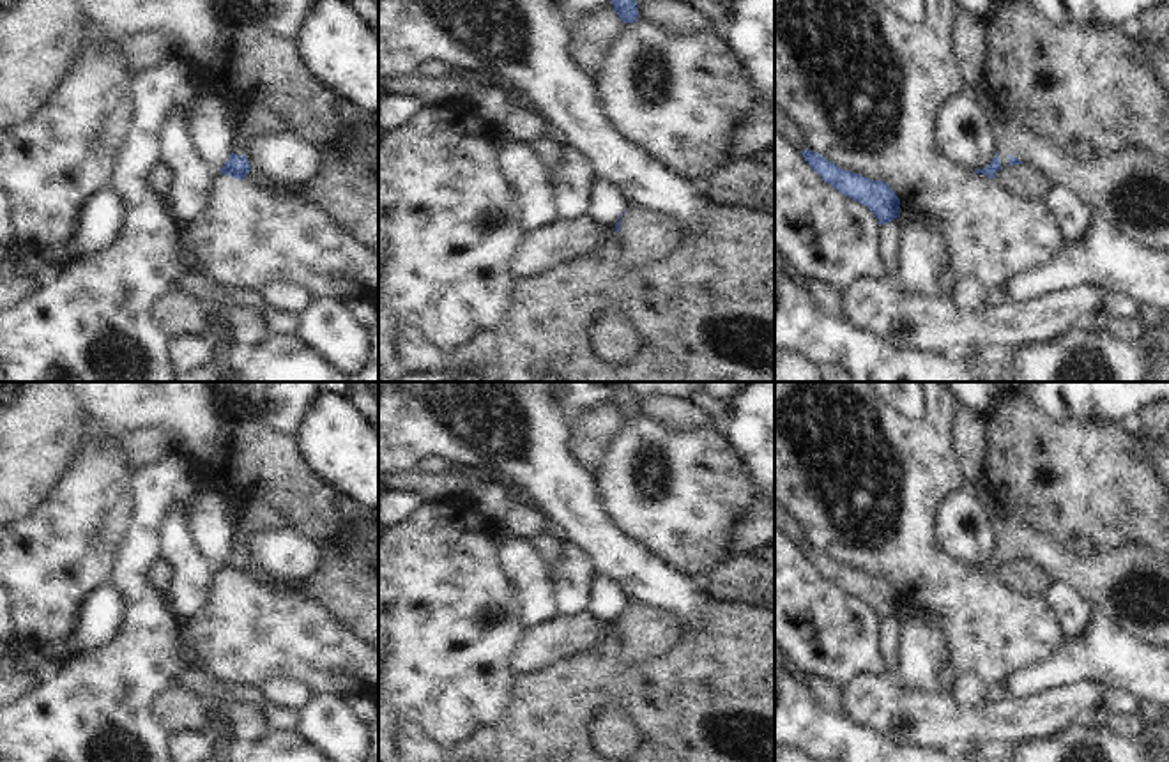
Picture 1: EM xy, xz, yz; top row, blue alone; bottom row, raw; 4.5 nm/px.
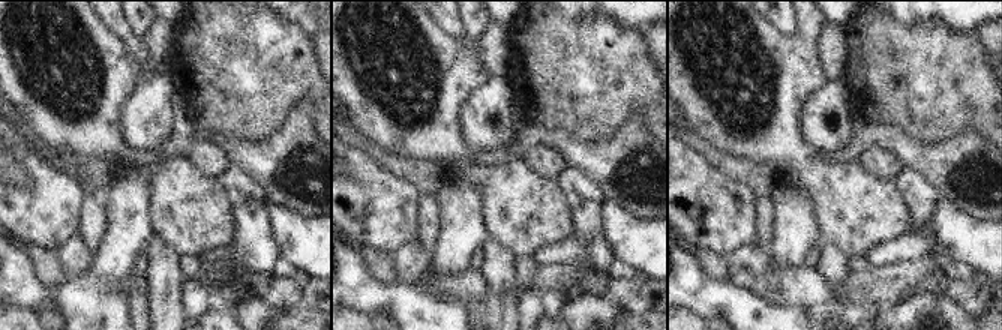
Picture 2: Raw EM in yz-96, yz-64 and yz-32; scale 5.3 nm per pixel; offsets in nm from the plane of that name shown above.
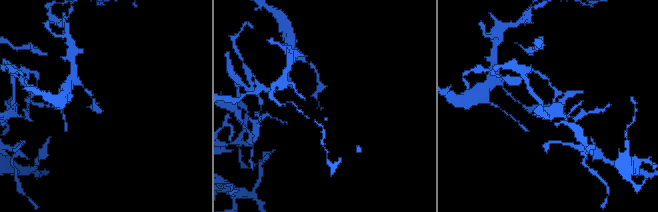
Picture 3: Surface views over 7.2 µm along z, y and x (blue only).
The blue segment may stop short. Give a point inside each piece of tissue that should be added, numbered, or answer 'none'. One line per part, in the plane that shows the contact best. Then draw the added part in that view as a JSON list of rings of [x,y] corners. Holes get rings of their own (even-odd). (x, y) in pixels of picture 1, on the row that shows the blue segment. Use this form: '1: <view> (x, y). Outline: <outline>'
1: yz (1129, 188). Outline: [[[982,95],[992,120],[1001,166],[1017,157],[1072,191],[1095,216],[1142,248],[1169,249],[1169,166],[1141,149],[1119,149],[1104,157],[1077,161],[1040,134],[1019,129]]]

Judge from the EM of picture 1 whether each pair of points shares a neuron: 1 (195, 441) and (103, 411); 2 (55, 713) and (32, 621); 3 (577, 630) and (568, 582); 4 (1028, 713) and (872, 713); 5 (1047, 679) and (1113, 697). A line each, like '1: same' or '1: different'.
1: same
2: different
3: different
4: same
5: different

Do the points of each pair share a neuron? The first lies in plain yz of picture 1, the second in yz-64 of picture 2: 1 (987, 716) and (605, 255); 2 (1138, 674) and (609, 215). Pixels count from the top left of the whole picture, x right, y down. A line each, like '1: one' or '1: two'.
1: two
2: one

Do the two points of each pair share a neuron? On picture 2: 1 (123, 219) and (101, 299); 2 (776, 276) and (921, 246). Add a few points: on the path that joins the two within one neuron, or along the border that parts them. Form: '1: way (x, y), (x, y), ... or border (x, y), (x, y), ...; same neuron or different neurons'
1: way (123, 239), (102, 279); same neuron
2: border (908, 260), (899, 264), (873, 267); different neurons

